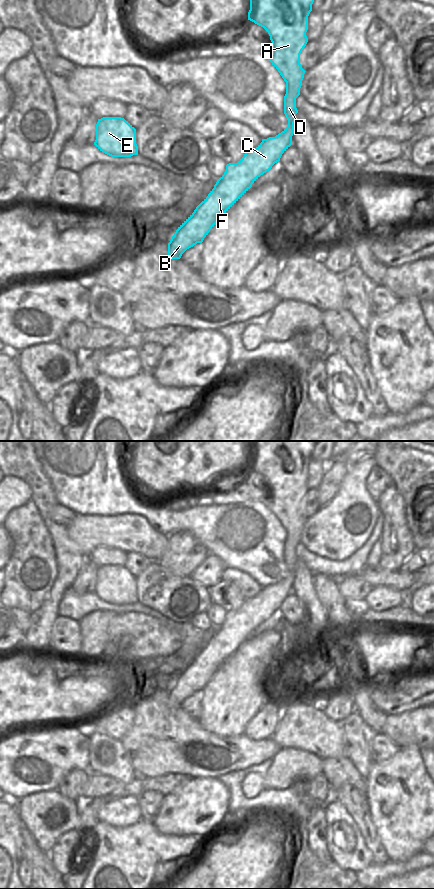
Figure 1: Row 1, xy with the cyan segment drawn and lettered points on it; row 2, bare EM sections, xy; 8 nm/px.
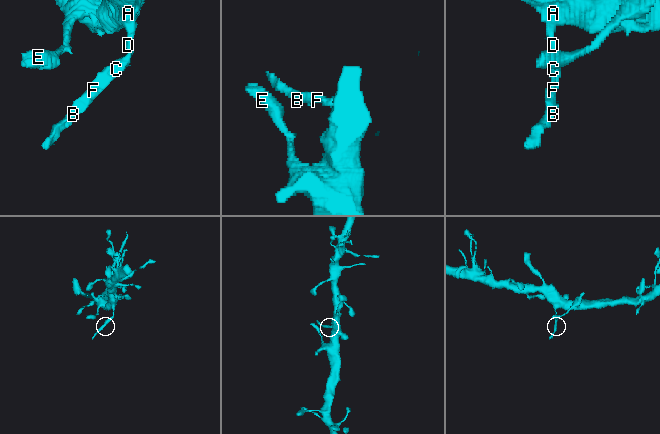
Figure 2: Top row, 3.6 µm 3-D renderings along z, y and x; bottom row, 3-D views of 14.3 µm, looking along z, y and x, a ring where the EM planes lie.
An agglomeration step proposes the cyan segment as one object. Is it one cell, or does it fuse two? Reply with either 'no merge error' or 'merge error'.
merge error

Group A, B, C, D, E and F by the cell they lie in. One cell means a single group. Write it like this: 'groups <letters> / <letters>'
groups A D E / B C F

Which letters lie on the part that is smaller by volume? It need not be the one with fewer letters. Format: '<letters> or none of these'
B, C, F

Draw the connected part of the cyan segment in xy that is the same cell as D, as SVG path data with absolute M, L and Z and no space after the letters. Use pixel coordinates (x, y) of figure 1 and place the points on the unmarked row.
M250 441L250 458L248 468L263 475L272 490L270 510L278 518L286 530L284 544L284 562L288 571L294 571L298 558L296 546L300 543L300 536L305 518L300 512L300 502L308 490L308 464L312 459L314 441Z

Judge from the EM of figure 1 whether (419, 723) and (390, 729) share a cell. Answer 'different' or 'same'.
same

